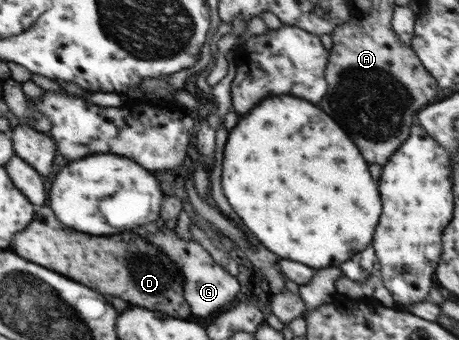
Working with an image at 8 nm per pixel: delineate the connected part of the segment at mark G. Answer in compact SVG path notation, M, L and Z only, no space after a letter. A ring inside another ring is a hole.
M162 230L158 234L148 234L146 240L160 246L162 252L166 252L167 258L172 259L174 266L182 268L182 276L186 280L184 284L184 299L190 305L190 311L196 316L216 316L216 314L235 304L240 291L240 284L236 276L232 276L221 265L218 265L210 253L194 240L178 238L170 230Z

